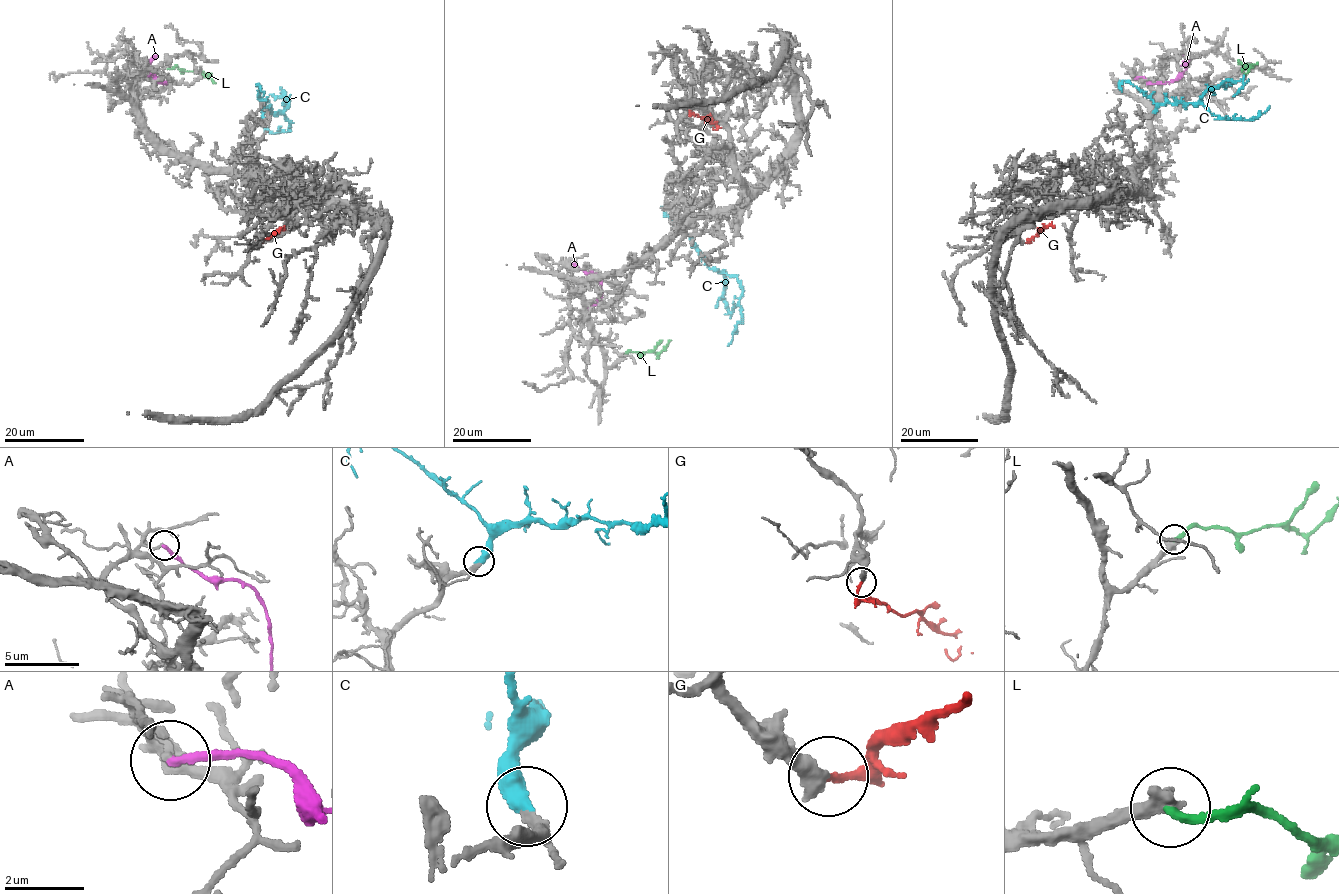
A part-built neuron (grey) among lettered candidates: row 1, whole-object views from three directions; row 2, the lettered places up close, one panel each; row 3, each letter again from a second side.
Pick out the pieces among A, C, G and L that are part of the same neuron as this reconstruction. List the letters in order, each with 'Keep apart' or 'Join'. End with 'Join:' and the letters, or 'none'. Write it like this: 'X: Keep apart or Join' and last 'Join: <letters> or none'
A: Keep apart
C: Join
G: Join
L: Keep apart
Join: C, G

